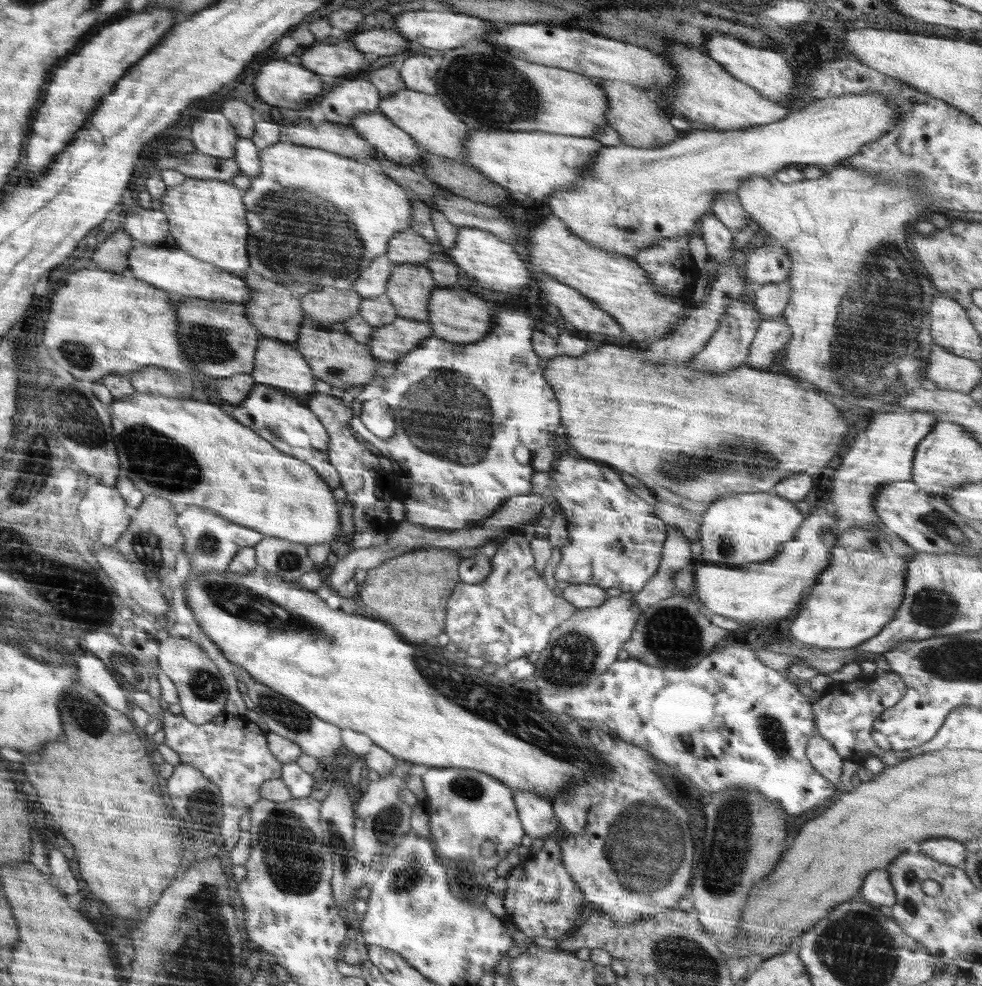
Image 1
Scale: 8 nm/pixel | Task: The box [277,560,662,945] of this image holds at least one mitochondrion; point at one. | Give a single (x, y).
(452, 684)

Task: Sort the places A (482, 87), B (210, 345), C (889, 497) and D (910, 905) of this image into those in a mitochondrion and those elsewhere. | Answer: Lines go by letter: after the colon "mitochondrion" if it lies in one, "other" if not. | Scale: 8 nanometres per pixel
A: mitochondrion
B: mitochondrion
C: other
D: mitochondrion

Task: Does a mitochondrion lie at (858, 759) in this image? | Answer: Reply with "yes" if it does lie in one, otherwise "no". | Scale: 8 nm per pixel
no

